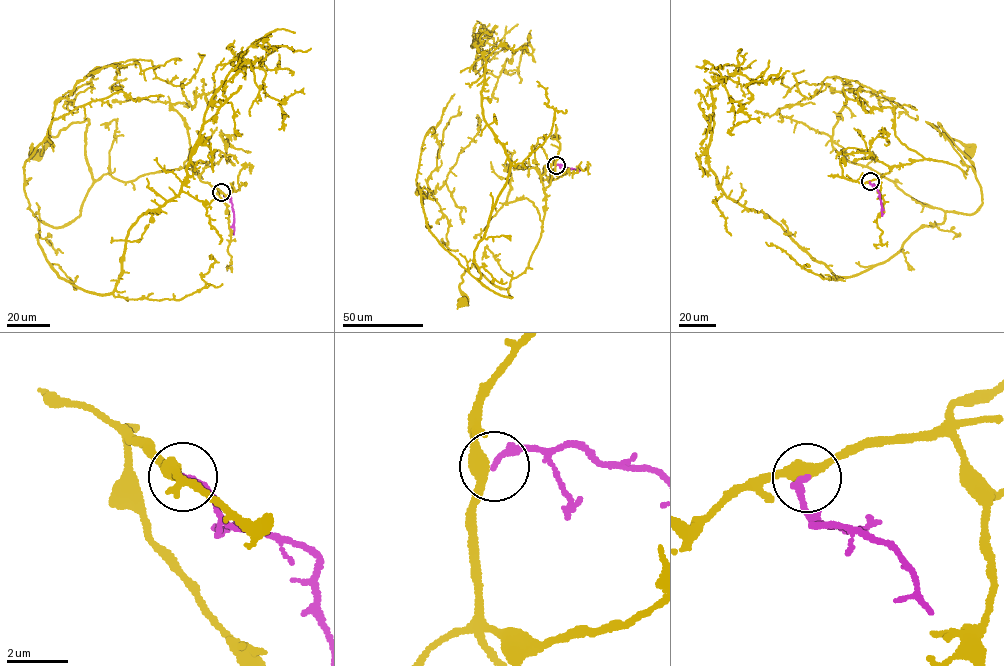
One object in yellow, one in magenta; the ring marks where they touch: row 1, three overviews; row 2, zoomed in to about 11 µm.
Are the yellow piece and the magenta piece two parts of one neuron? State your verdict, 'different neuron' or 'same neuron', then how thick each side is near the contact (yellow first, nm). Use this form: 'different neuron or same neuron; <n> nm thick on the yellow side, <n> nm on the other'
different neuron; 380 nm thick on the yellow side, 200 nm on the other

